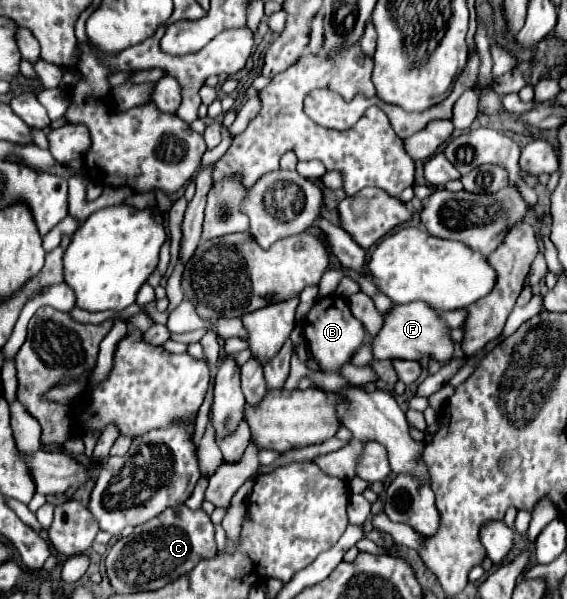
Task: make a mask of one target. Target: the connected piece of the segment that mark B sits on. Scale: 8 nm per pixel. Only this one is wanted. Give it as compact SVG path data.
M330 294L320 298L308 312L304 322L304 338L324 372L336 372L340 366L350 362L354 350L364 342L364 326L352 316L344 298Z

